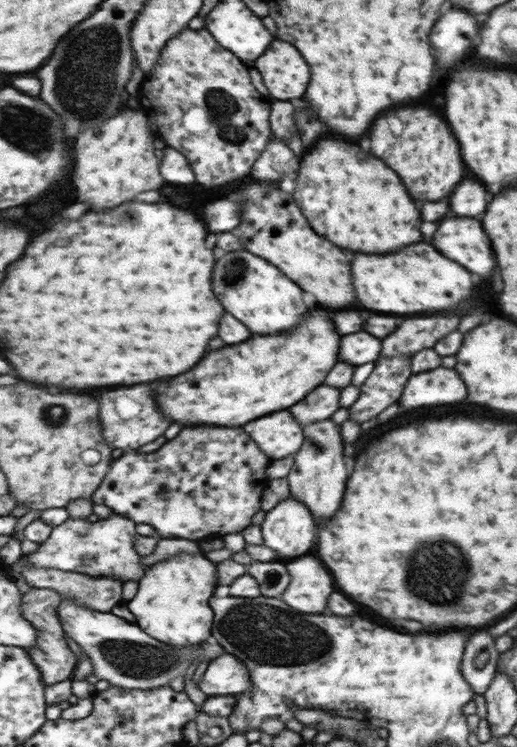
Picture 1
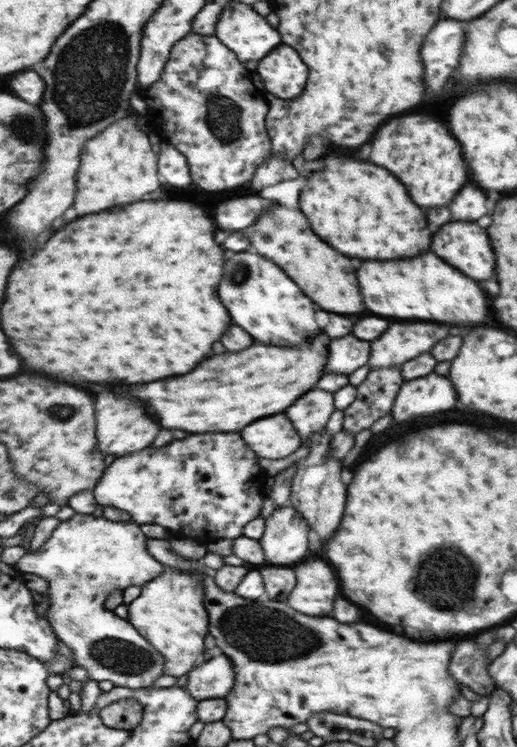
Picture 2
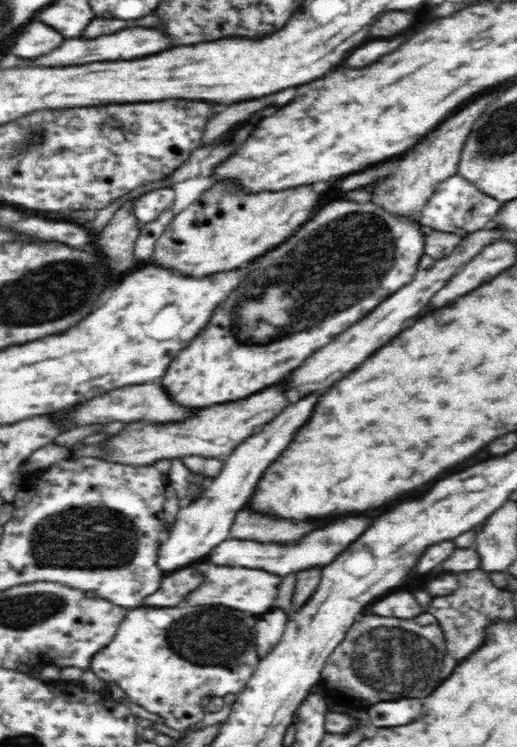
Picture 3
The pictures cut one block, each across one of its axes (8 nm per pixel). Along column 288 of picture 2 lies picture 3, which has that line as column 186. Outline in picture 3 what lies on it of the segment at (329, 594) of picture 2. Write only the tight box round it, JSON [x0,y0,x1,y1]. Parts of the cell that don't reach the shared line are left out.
[183,559,280,614]

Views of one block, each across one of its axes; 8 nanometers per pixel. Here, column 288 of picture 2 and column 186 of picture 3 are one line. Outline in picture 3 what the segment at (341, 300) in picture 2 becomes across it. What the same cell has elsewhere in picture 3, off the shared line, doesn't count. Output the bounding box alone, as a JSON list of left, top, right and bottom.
[153,180,320,275]

